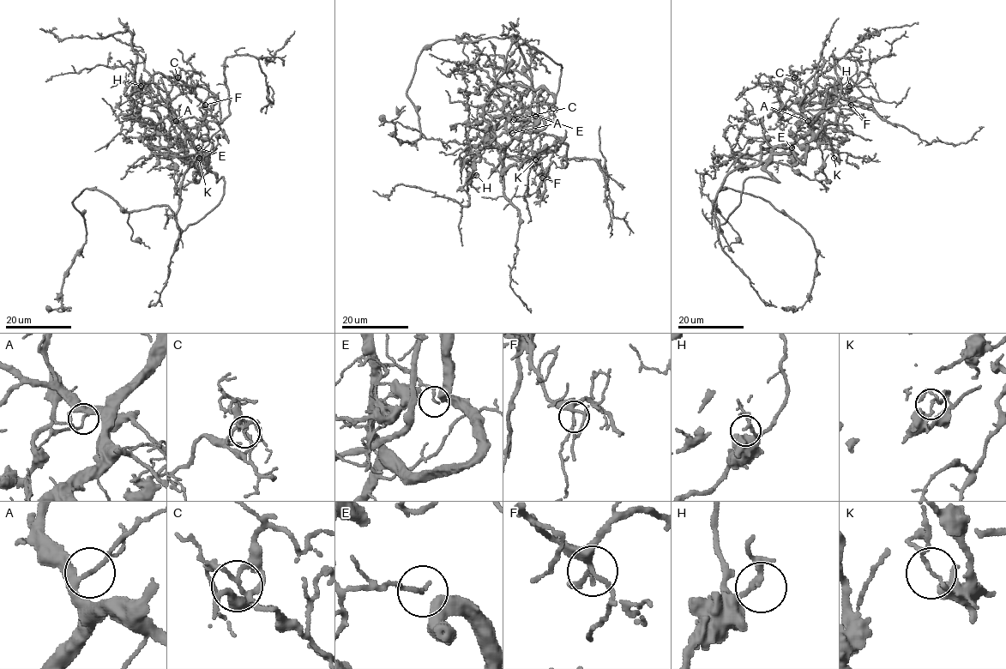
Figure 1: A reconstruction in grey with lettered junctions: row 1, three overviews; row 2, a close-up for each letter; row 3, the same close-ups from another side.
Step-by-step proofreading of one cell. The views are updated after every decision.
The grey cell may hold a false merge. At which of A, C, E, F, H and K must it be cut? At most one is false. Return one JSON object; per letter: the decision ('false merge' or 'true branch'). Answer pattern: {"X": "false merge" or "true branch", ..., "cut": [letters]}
{"A": "true branch", "C": "true branch", "E": "true branch", "F": "true branch", "H": "true branch", "K": "false merge", "cut": ["K"]}

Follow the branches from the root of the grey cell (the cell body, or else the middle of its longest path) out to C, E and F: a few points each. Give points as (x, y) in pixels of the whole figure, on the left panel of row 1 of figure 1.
C: (188, 169), (194, 161), (185, 151), (186, 135), (167, 107), (177, 77)
E: (188, 169), (194, 165), (194, 161), (186, 153), (185, 146), (198, 147)
F: (188, 169), (194, 165), (194, 161), (185, 151), (186, 135), (168, 101), (177, 95), (193, 93), (205, 105)

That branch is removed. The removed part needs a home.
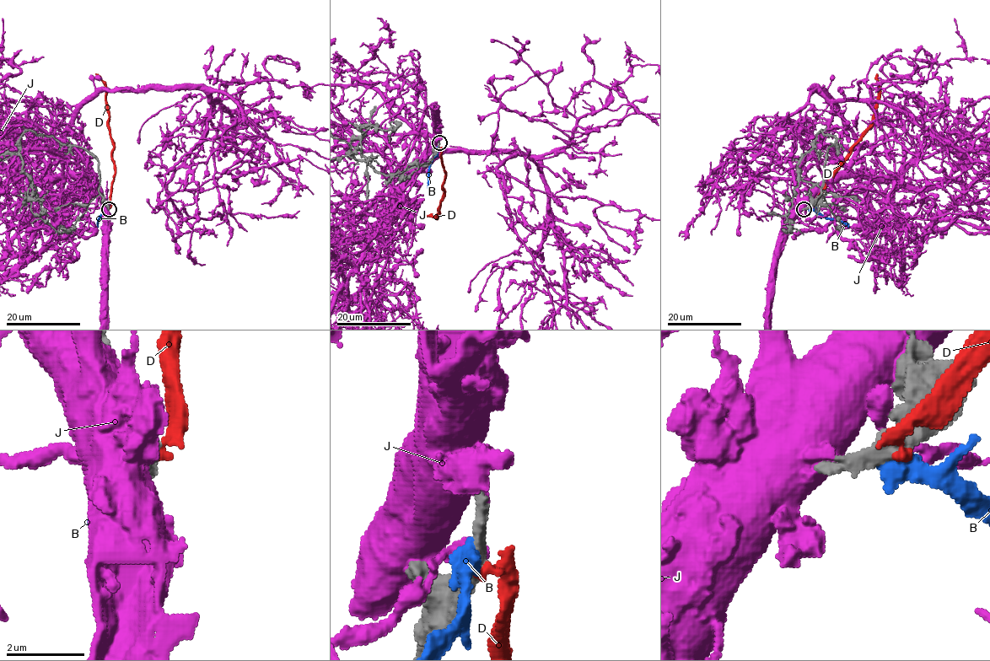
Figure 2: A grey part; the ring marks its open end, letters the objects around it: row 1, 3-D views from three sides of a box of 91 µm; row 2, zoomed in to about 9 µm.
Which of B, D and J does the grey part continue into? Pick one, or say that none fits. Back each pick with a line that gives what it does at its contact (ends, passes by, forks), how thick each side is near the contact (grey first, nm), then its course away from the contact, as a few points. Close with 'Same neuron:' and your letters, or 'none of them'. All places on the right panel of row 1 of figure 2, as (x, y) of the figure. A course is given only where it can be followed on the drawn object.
Same neuron: none of them

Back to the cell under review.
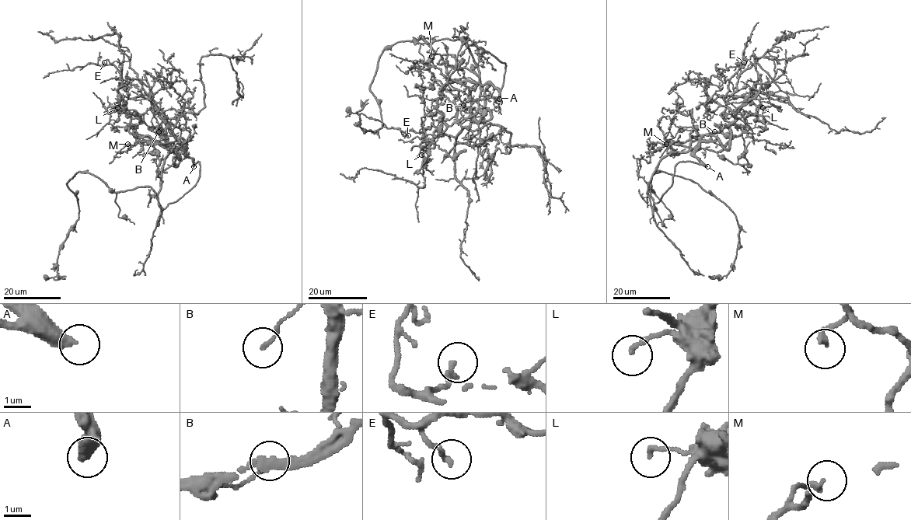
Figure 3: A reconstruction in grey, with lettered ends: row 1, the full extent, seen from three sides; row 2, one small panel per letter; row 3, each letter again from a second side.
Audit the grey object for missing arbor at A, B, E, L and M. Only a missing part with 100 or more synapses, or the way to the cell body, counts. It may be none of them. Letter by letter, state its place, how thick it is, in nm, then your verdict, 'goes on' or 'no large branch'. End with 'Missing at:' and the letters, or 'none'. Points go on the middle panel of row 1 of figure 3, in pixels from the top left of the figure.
A: at (499, 99); 360 nm thick; goes on
B: at (463, 105); 100 nm thick; no large branch
E: at (408, 135); 190 nm thick; no large branch
L: at (421, 155); 170 nm thick; no large branch
M: at (431, 56); 190 nm thick; no large branch
Missing at: A

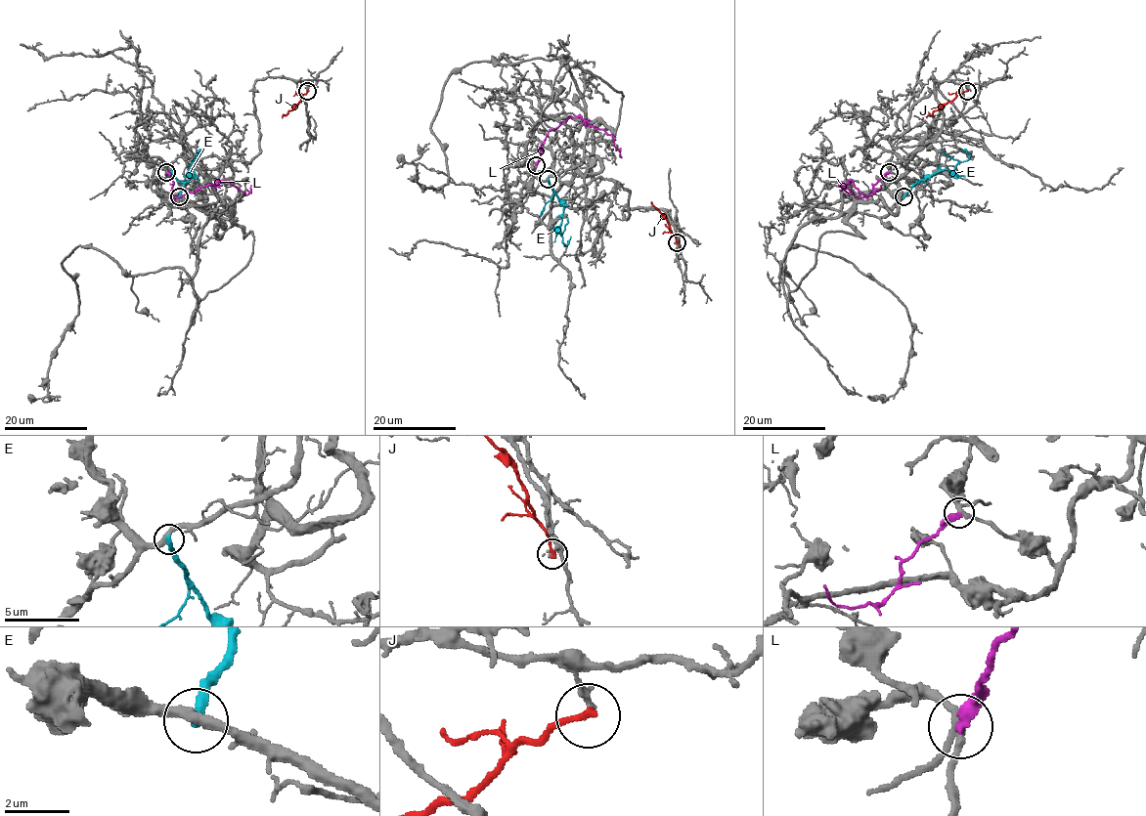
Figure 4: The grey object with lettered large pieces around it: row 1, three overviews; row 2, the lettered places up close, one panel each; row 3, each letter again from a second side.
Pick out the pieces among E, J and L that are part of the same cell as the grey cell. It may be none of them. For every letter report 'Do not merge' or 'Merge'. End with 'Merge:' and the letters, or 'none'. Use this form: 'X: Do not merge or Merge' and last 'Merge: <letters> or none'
E: Do not merge
J: Do not merge
L: Do not merge
Merge: none

